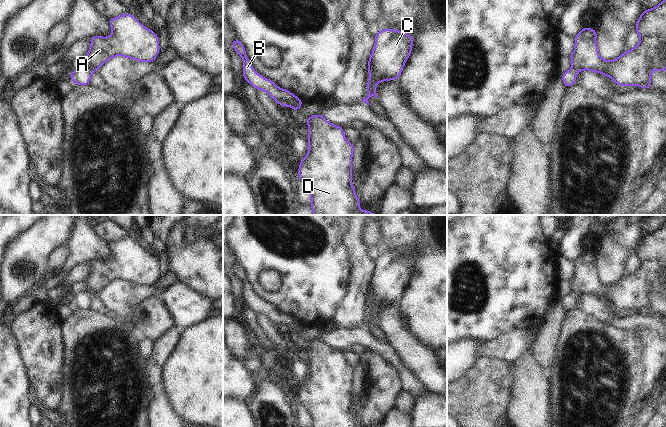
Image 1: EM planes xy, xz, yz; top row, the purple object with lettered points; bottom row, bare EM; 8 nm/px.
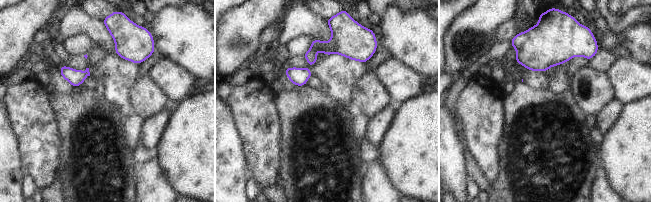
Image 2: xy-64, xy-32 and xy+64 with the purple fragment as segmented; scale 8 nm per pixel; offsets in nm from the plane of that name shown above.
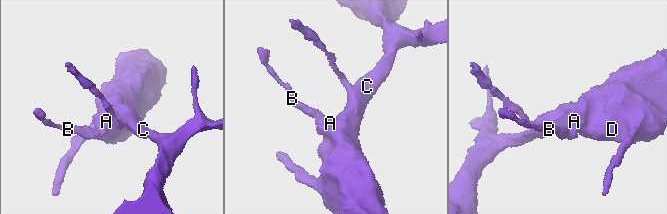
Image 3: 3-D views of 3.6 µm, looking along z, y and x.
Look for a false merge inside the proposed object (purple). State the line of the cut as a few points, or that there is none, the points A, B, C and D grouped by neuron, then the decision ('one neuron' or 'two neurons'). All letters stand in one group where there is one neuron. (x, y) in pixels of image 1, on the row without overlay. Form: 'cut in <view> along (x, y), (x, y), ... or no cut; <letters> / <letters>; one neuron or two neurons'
cut in xy along (87, 290), (94, 296); A C D / B; two neurons

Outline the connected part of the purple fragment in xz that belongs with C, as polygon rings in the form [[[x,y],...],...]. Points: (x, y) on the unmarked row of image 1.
[[[381,253],[374,262],[375,268],[366,295],[371,299],[366,306],[368,321],[362,324],[367,329],[370,321],[377,323],[377,307],[398,304],[413,271],[412,259],[397,253]]]

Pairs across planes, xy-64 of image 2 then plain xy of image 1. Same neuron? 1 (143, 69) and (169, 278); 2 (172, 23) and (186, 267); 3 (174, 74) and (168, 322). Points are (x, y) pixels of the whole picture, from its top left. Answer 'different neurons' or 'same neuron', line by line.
1: same neuron
2: same neuron
3: different neurons

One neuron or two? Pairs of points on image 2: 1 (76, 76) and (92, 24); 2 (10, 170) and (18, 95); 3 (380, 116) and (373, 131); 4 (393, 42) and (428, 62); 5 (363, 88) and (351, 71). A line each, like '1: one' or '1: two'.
1: two
2: two
3: one
4: one
5: two

